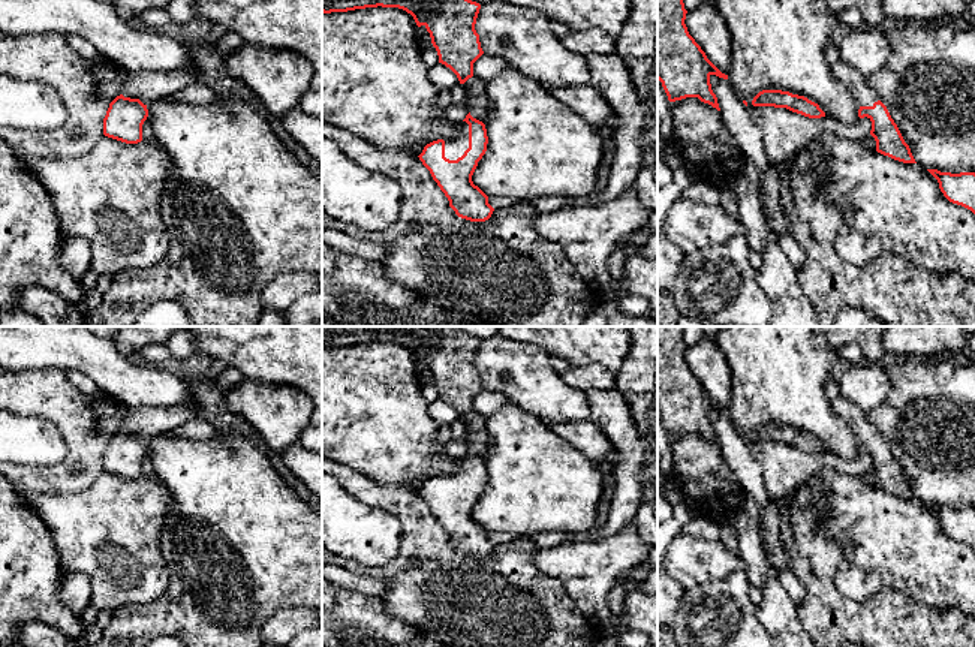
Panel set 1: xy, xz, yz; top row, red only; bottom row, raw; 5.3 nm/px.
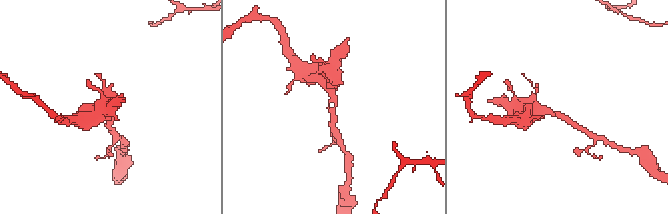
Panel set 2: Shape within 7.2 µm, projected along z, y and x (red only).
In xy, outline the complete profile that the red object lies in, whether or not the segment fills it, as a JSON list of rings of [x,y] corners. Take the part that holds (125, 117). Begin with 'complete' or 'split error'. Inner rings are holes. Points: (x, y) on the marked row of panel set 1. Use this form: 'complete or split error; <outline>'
split error; [[[187,70],[177,72],[129,72],[129,78],[106,111],[103,135],[126,144],[142,141],[142,124],[148,117],[147,106],[169,97],[195,78]]]

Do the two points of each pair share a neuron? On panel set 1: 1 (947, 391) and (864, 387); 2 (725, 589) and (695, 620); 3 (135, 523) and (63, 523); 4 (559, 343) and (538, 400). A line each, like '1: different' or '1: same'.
1: different
2: same
3: same
4: different

